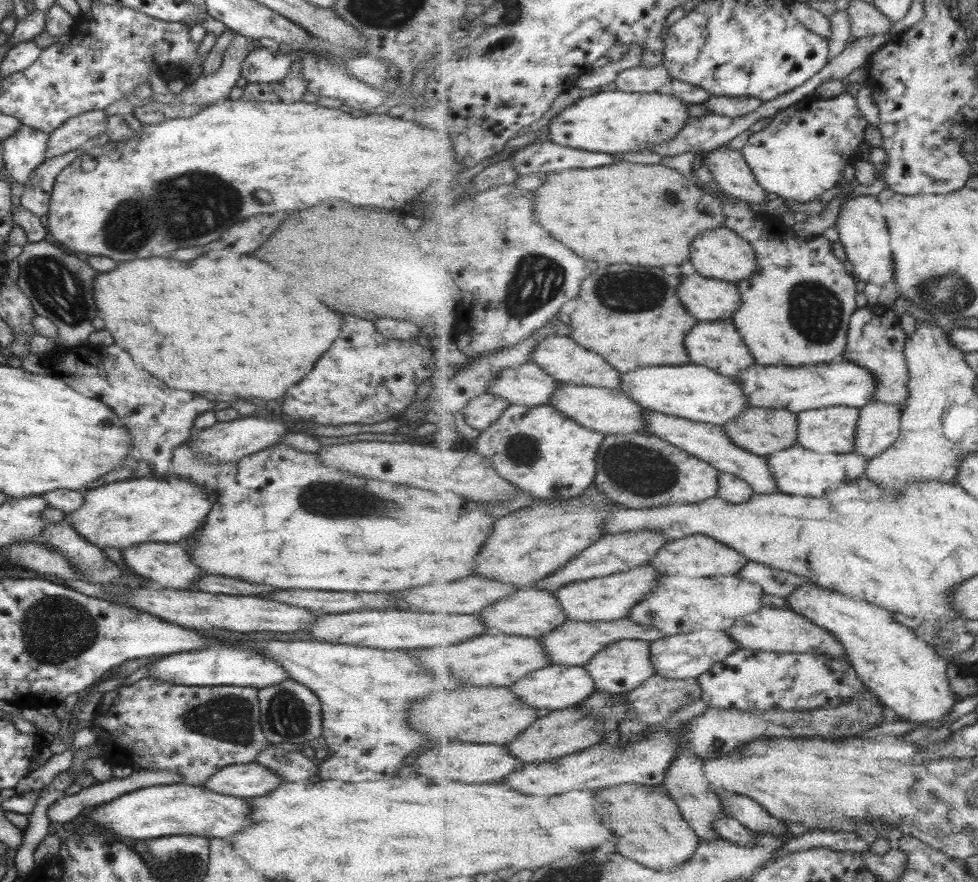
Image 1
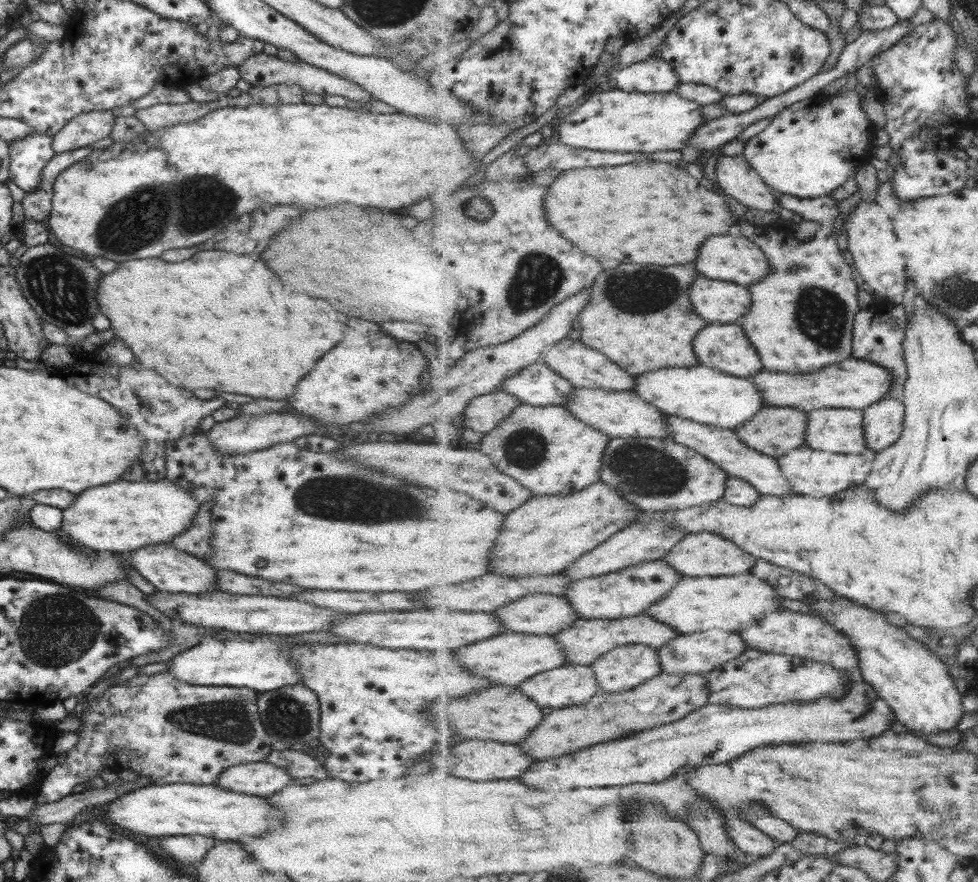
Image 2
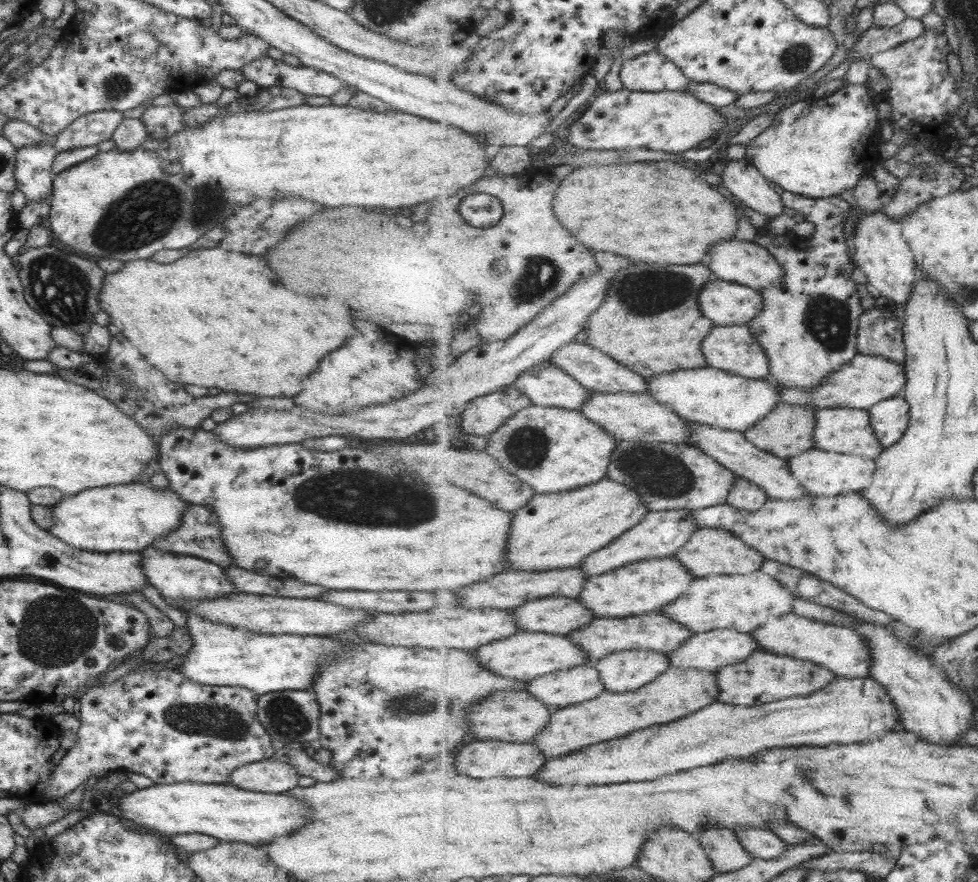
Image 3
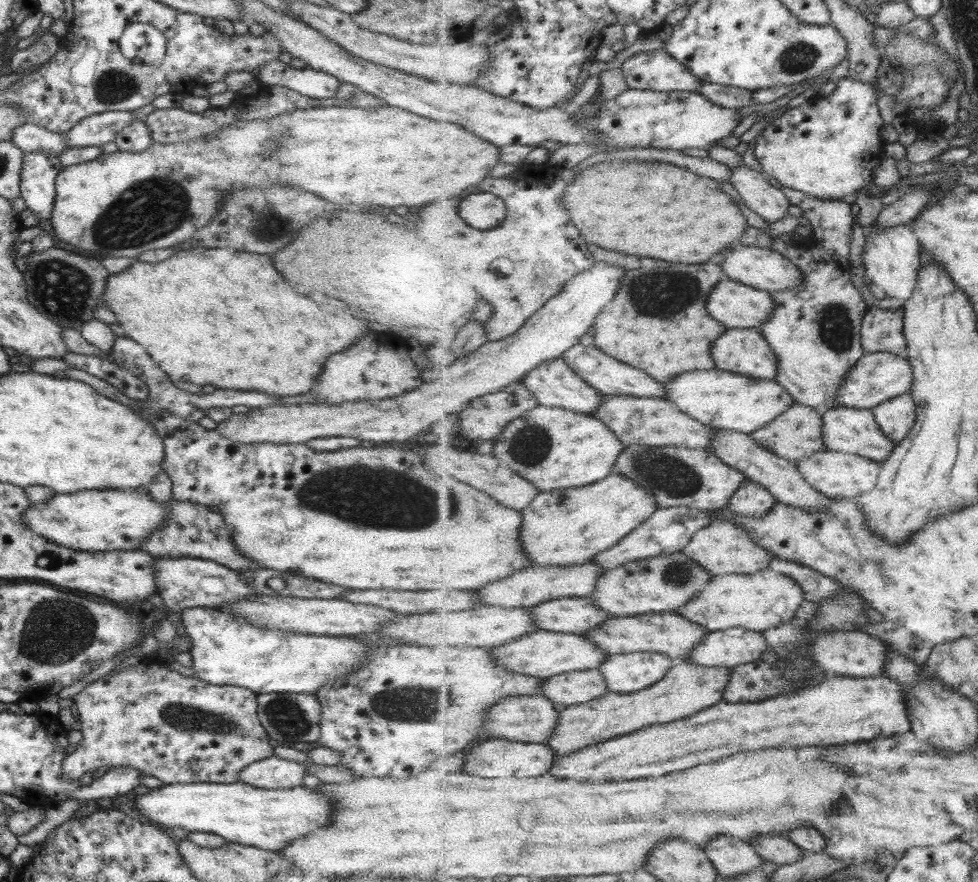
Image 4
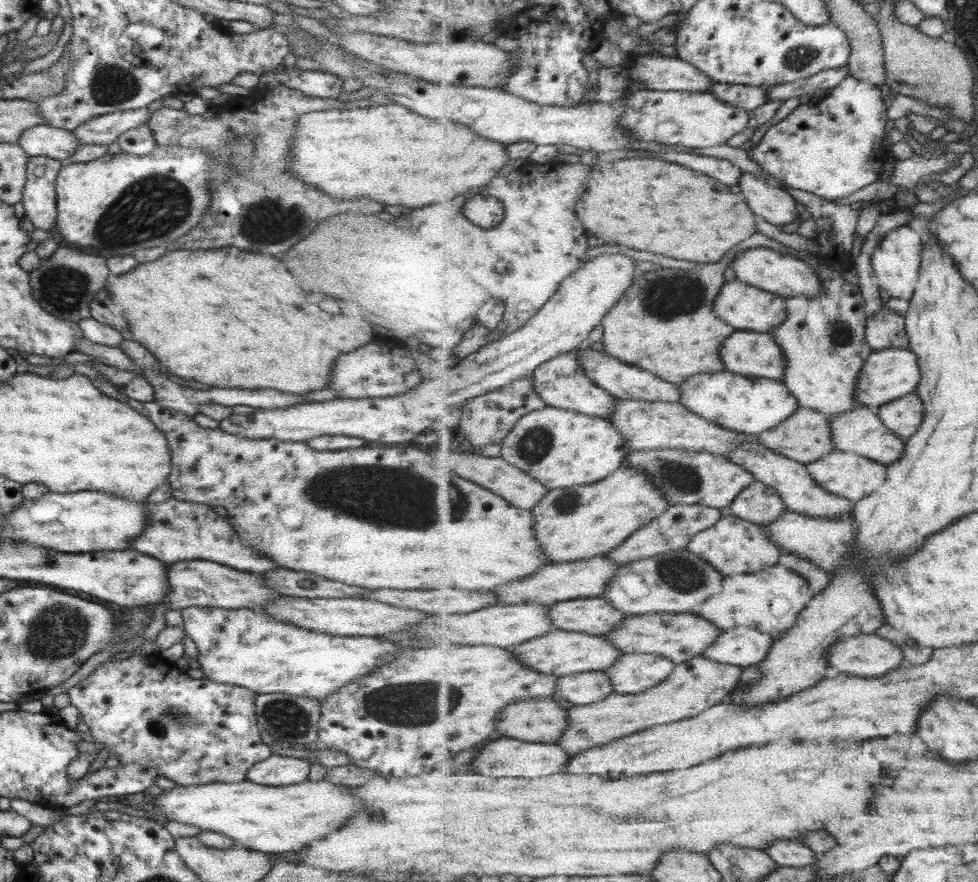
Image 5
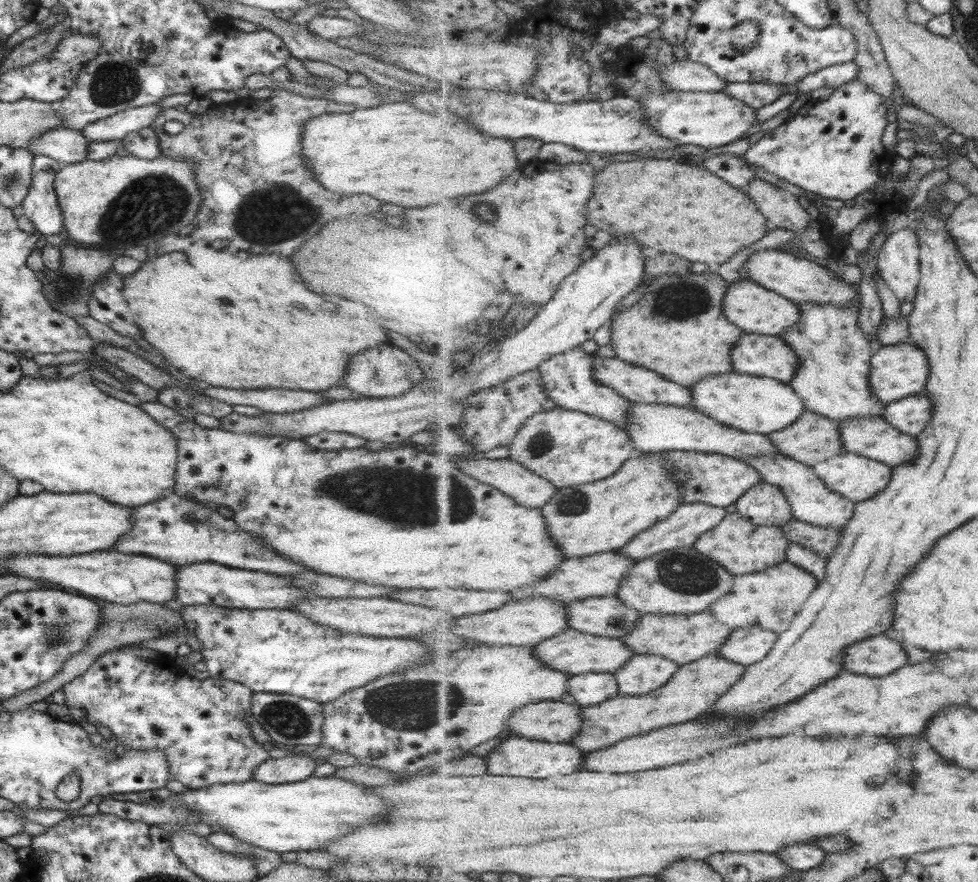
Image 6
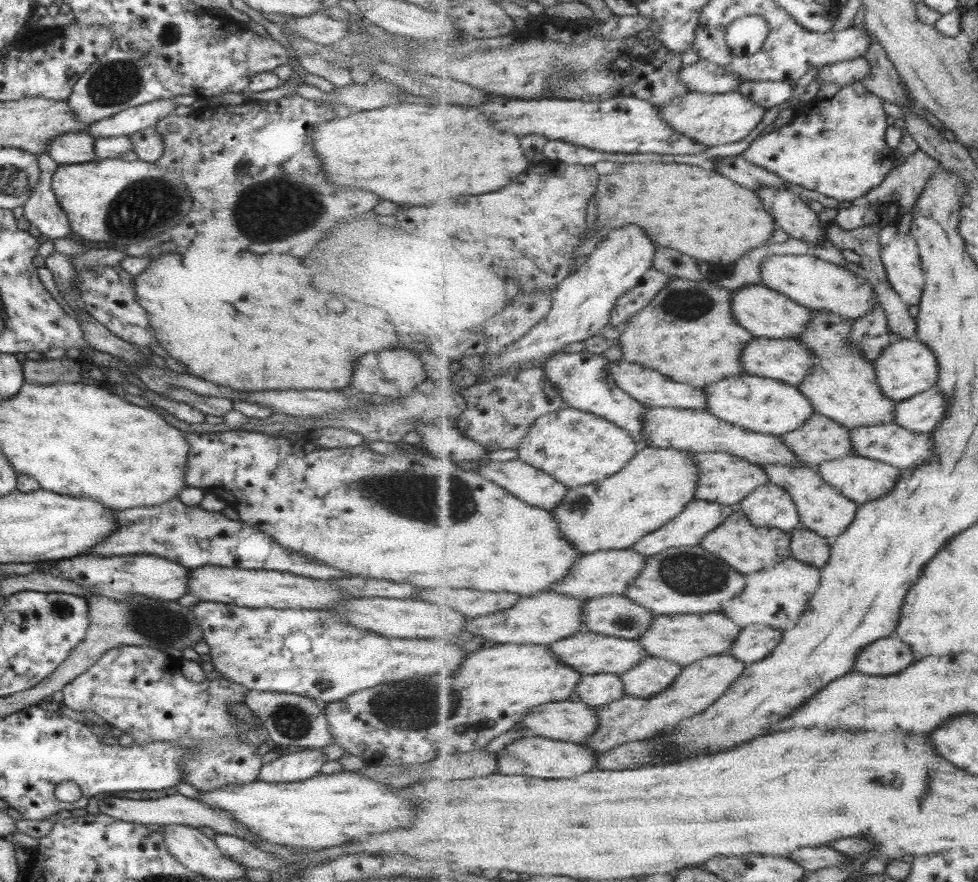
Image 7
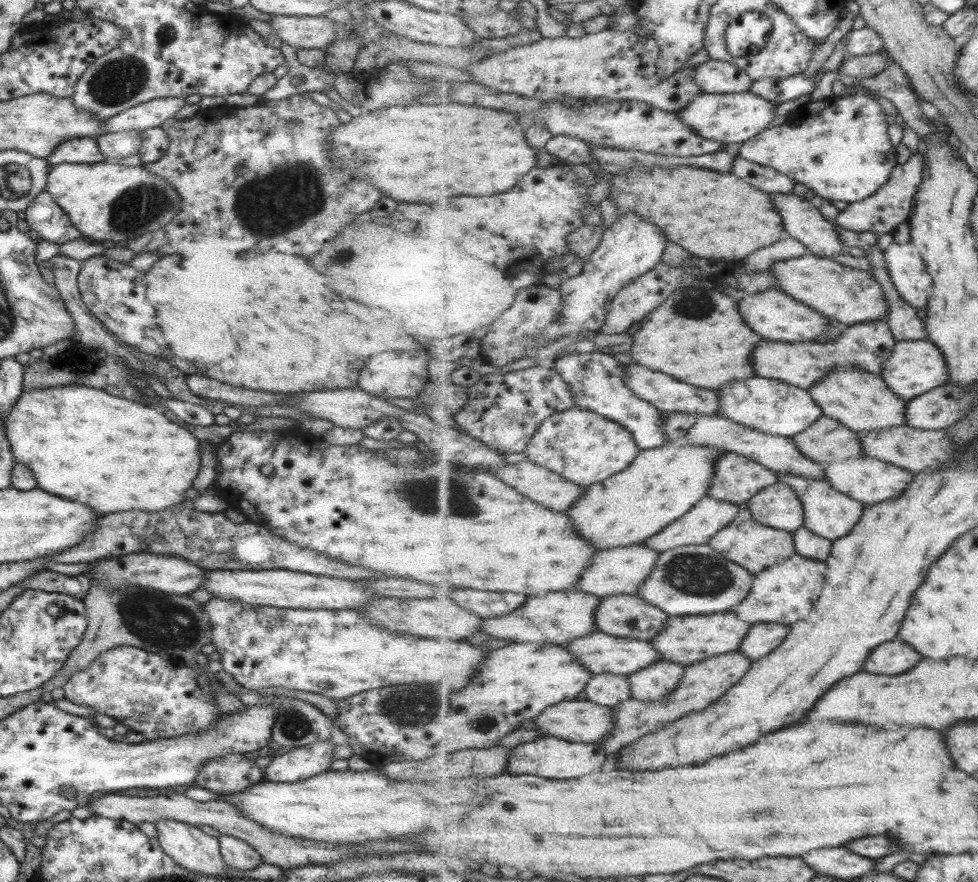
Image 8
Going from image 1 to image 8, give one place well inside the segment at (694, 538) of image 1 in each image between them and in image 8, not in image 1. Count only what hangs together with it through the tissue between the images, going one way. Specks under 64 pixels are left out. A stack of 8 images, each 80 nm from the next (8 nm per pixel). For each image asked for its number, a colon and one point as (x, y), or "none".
2: (703, 554)
3: (711, 551)
4: (723, 548)
5: (735, 546)
6: (741, 547)
7: (748, 548)
8: (756, 547)

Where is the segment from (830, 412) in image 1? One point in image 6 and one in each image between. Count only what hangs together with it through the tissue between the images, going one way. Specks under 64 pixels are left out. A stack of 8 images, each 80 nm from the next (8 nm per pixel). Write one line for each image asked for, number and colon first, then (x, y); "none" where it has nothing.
2: (841, 430)
3: (845, 430)
4: (853, 430)
5: (861, 431)
6: (873, 437)

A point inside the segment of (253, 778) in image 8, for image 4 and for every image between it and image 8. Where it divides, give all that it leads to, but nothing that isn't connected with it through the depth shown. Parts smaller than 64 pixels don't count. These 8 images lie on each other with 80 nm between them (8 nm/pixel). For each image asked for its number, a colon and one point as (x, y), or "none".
4: (178, 729)
5: (193, 731)
6: (147, 702)
7: (142, 693)

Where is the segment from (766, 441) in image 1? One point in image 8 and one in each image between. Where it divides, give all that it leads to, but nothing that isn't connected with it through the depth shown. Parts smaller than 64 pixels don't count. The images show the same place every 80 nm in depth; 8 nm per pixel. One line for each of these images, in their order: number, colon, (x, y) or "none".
2: (776, 430)
3: (788, 431)
4: (796, 434)
5: (807, 436)
6: (813, 438)
7: (821, 439)
8: (826, 441)

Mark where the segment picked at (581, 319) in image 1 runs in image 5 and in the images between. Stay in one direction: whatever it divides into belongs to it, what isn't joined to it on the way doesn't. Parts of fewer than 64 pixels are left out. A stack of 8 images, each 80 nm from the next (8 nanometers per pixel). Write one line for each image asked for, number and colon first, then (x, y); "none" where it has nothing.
2: (644, 320)
3: (651, 321)
4: (659, 321)
5: (666, 323)

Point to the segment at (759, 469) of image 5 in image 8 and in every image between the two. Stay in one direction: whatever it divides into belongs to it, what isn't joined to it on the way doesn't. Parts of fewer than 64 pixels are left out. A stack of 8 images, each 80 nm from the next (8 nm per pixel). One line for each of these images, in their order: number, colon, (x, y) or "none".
6: (813, 502)
7: (824, 510)
8: (830, 513)

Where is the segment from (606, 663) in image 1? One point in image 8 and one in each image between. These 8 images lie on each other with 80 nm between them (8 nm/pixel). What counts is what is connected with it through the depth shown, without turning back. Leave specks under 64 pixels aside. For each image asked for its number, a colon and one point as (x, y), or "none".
2: (623, 668)
3: (628, 670)
4: (629, 672)
5: (633, 673)
6: (643, 673)
7: (652, 675)
8: (658, 681)

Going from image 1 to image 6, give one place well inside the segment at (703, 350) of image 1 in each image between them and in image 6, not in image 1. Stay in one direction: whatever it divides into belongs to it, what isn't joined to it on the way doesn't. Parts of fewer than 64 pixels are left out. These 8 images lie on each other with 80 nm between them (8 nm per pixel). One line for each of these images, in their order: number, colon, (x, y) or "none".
2: (725, 346)
3: (735, 349)
4: (746, 351)
5: (749, 353)
6: (753, 354)

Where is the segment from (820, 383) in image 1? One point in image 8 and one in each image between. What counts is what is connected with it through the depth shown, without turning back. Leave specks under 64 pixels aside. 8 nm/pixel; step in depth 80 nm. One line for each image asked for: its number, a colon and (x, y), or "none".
2: (856, 383)
3: (866, 380)
4: (879, 376)
5: (890, 374)
6: (898, 370)
7: (908, 367)
8: (916, 366)

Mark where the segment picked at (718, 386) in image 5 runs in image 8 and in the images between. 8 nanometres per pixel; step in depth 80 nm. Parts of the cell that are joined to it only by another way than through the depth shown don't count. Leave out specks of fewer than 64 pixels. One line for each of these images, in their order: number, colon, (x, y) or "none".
6: (761, 404)
7: (760, 404)
8: (773, 406)

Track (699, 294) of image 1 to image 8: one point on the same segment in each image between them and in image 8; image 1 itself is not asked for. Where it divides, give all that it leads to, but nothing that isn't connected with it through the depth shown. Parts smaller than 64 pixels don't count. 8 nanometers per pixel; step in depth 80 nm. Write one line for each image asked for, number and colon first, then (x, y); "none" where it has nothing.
2: (718, 301)
3: (727, 303)
4: (737, 305)
5: (747, 307)
6: (756, 309)
7: (765, 312)
8: (774, 314)

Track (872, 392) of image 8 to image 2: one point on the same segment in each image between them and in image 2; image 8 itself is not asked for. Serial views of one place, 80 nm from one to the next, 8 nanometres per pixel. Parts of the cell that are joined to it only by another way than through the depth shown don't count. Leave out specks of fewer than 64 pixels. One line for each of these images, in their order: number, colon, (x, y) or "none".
2: (802, 319)
3: (809, 327)
4: (815, 331)
5: (825, 340)
6: (835, 354)
7: (844, 386)

